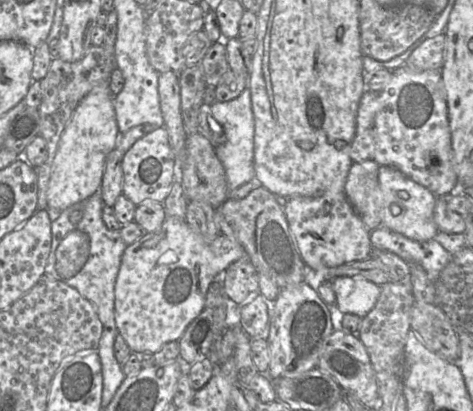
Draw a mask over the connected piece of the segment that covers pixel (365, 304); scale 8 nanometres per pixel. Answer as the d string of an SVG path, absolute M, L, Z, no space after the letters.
M339 276L331 281L336 306L343 314L365 317L376 305L381 287L362 276Z

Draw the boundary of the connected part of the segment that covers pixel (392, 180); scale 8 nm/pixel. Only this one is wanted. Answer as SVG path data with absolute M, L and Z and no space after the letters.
M379 166L378 182L384 199L382 226L415 241L434 239L439 232L433 218L437 197L426 187L390 166Z

